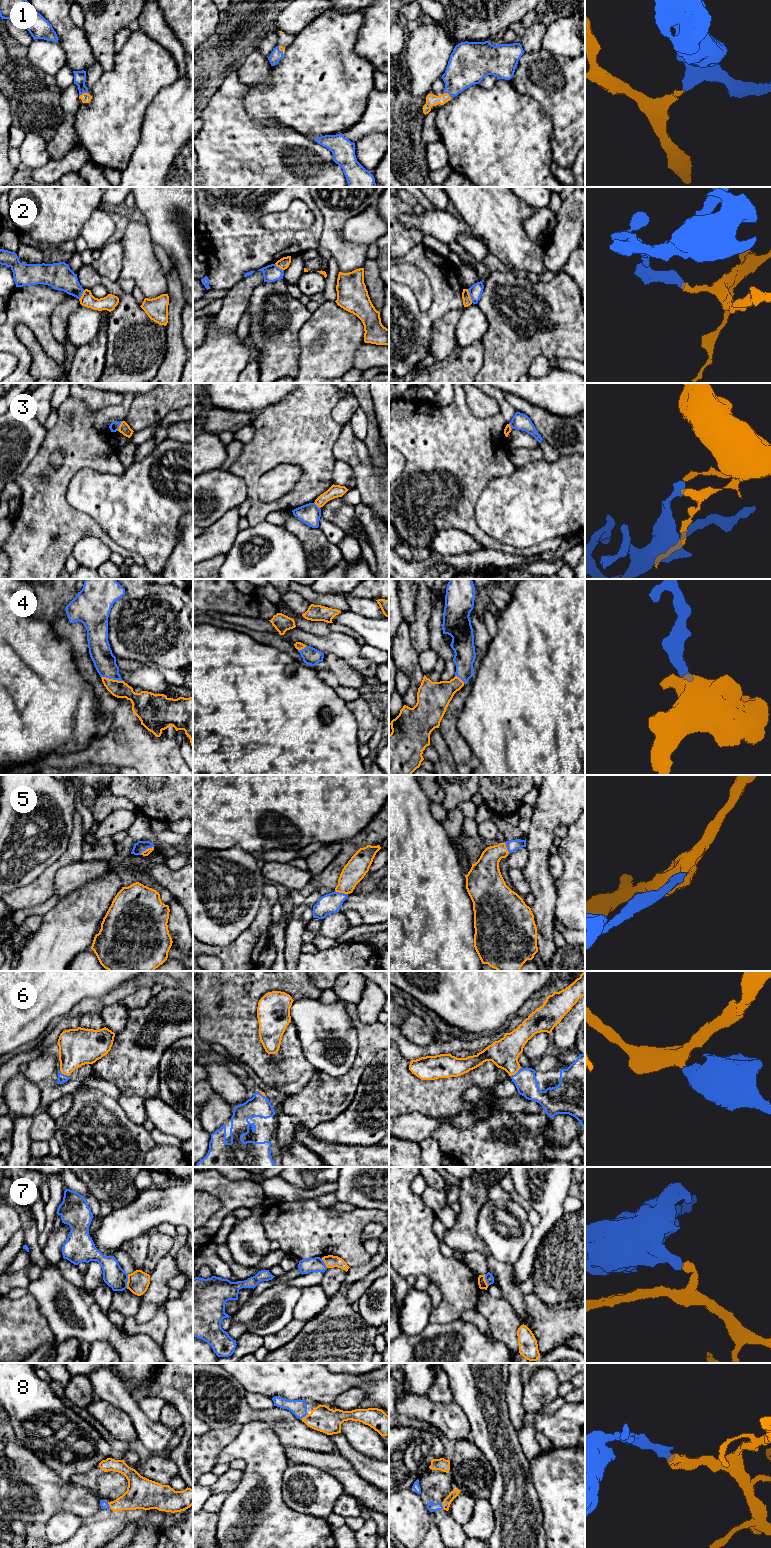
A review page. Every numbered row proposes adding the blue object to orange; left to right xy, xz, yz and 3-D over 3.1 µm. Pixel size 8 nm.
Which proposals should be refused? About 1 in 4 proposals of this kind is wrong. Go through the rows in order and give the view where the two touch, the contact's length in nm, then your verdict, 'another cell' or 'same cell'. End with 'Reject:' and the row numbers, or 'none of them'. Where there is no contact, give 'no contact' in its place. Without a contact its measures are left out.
1: xy | 80 nm | same cell
2: yz | 120 nm | another cell
3: xy | 90 nm | another cell
4: xy | 180 nm | same cell
5: xy | 130 nm | same cell
6: yz | 120 nm | same cell
7: xy | 110 nm | another cell
8: xy | 60 nm | same cell
Reject: 2, 3, 7

